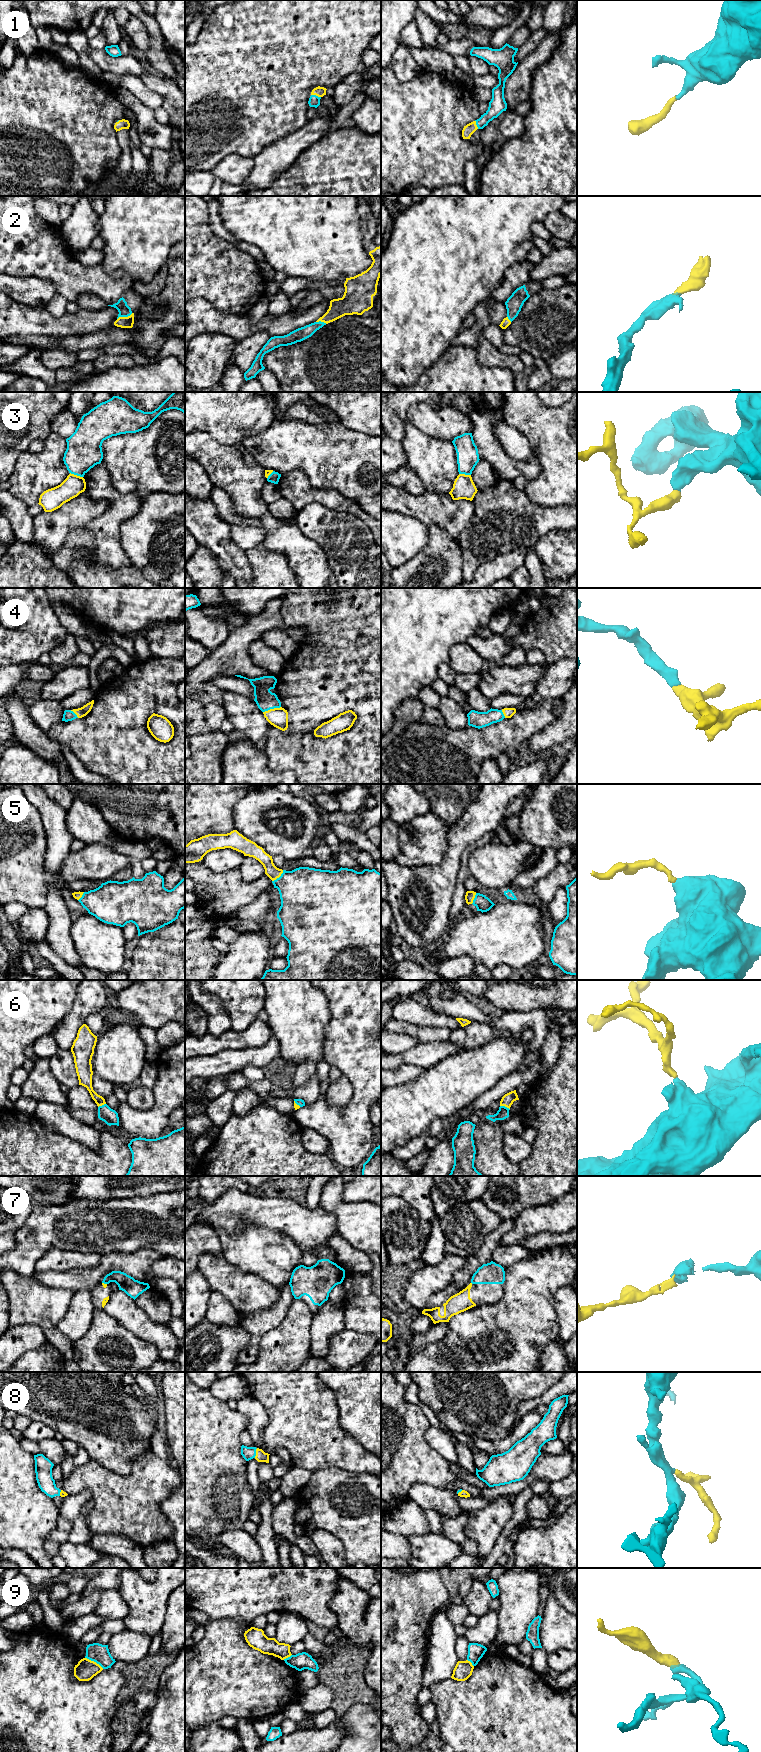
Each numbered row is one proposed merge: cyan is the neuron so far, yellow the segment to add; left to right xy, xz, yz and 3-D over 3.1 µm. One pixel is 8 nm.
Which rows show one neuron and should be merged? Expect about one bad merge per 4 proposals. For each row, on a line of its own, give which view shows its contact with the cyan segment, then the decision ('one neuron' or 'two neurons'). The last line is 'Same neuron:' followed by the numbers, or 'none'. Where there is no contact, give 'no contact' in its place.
1: contact in xz; one neuron
2: contact in xy; one neuron
3: contact in xy; two neurons
4: contact in xz; one neuron
5: contact in xz; one neuron
6: contact in yz; one neuron
7: contact in xy; one neuron
8: contact in xz; one neuron
9: contact in xy; two neurons
Same neuron: 1, 2, 4, 5, 6, 7, 8

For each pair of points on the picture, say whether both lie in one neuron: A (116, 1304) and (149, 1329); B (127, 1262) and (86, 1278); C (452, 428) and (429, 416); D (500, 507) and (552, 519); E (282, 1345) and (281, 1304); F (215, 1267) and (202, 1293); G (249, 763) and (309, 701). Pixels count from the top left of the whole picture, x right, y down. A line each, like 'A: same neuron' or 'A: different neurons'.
A: same neuron
B: same neuron
C: same neuron
D: same neuron
E: different neurons
F: different neurons
G: different neurons

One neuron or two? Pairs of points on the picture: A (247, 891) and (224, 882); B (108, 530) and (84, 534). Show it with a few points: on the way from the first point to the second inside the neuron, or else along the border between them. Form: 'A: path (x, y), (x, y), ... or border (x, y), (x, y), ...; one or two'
A: path (241, 891), (233, 891), (230, 888); one
B: border (85, 526), (93, 533), (93, 548), (90, 551); two

